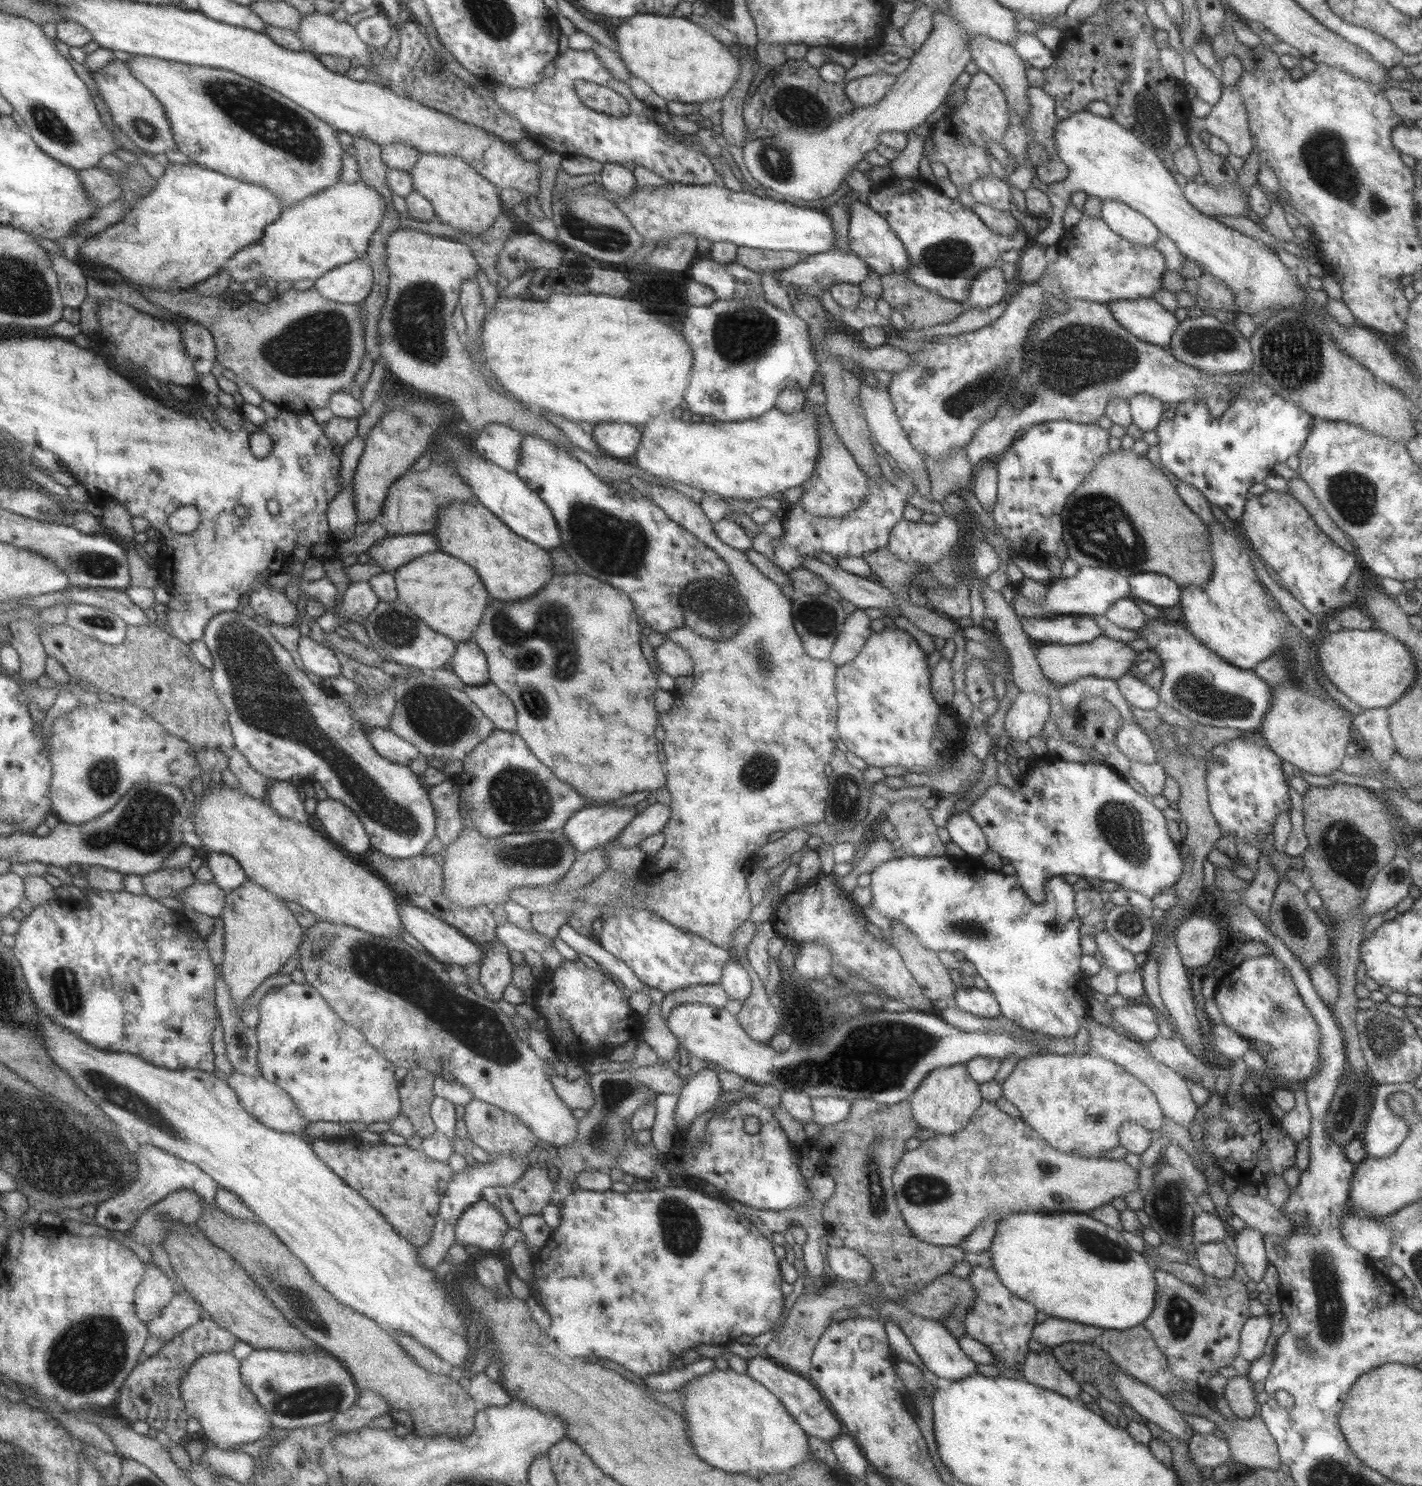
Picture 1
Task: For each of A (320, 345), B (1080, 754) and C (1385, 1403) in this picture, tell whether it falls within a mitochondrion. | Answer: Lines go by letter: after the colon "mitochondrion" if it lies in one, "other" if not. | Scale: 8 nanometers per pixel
A: mitochondrion
B: other
C: other

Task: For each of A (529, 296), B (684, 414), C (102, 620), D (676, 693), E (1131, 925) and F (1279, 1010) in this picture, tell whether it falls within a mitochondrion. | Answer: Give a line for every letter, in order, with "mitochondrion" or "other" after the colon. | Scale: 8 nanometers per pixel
A: other
B: other
C: mitochondrion
D: other
E: mitochondrion
F: mitochondrion

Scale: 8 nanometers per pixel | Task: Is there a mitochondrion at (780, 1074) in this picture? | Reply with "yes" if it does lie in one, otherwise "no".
yes

